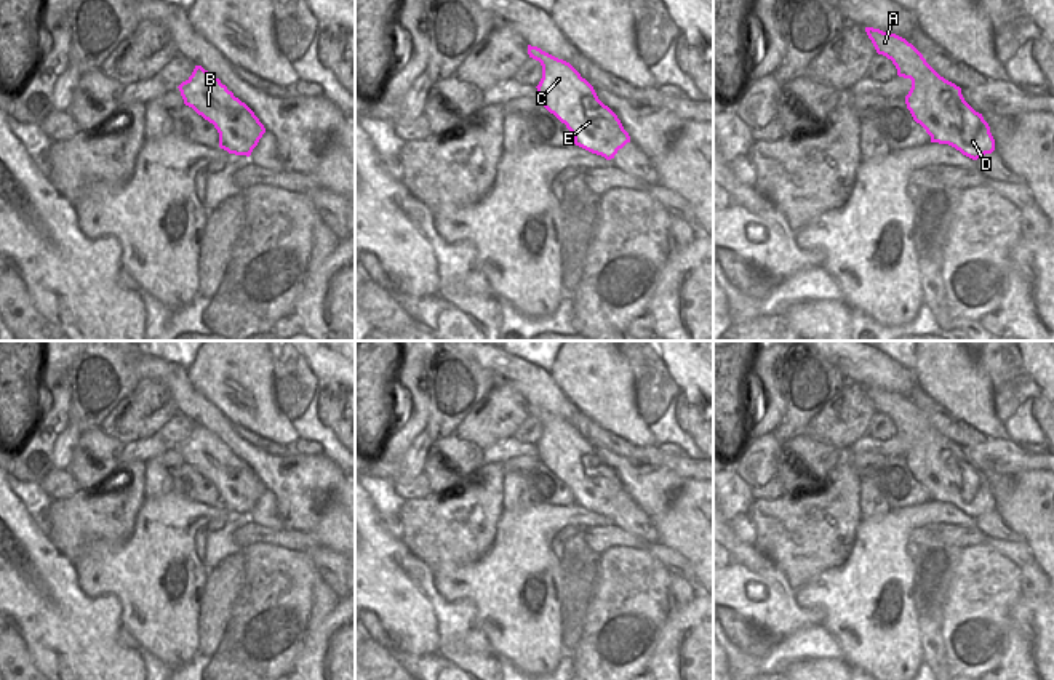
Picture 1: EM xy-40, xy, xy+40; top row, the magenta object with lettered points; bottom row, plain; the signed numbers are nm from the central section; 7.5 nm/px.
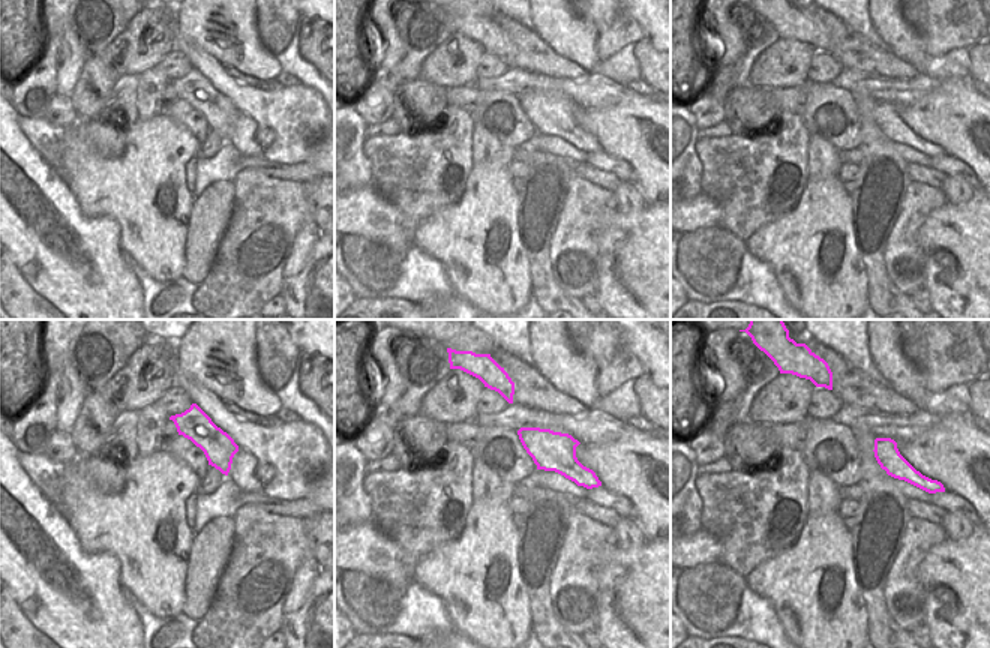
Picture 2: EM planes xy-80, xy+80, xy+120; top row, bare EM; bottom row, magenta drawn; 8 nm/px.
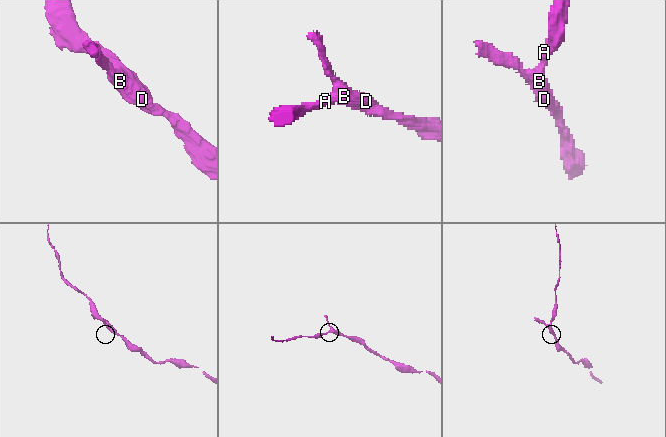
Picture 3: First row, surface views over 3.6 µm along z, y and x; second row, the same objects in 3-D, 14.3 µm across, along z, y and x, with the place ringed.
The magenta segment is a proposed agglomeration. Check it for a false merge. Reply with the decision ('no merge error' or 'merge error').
no merge error

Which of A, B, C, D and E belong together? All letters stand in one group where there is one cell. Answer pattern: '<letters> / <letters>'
A B C D E

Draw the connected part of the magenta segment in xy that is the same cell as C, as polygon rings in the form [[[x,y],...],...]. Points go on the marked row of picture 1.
[[[531,45],[528,54],[542,66],[542,78],[536,86],[541,104],[566,125],[576,146],[606,160],[614,158],[630,142],[617,115],[569,62]]]

